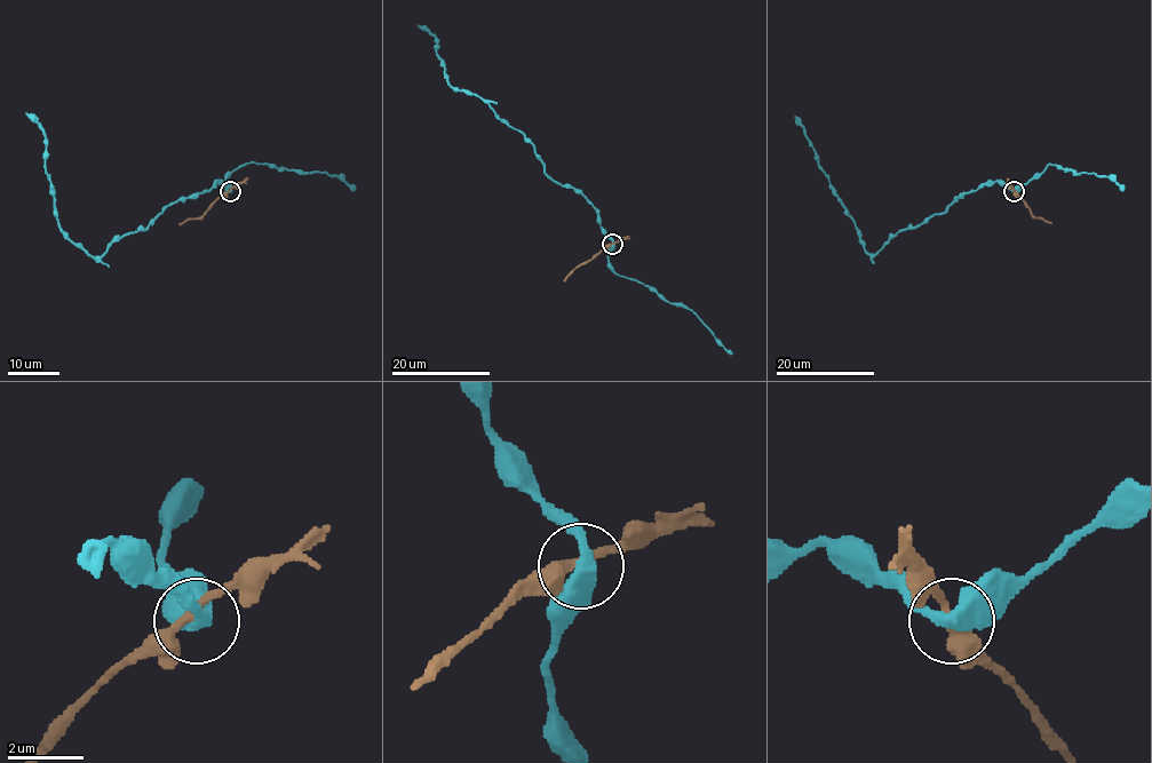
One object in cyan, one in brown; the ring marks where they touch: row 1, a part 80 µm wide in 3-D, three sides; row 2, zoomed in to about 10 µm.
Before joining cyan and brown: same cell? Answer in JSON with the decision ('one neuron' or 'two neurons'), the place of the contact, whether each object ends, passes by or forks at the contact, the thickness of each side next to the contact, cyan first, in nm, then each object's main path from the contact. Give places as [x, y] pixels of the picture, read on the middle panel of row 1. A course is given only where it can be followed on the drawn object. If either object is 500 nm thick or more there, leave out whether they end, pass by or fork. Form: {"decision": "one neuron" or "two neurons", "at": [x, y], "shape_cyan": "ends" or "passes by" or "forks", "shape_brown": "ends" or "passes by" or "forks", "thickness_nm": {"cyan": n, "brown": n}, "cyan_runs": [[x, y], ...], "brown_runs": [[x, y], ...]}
{"decision": "two neurons", "at": [612, 244], "shape_cyan": "passes by", "shape_brown": "passes by", "thickness_nm": {"cyan": 440, "brown": 220}, "cyan_runs": [[612, 244], [593, 206], [543, 172], [519, 130], [482, 100], [450, 85], [436, 38], [418, 24]], "brown_runs": [[612, 244], [580, 264], [565, 281]]}

